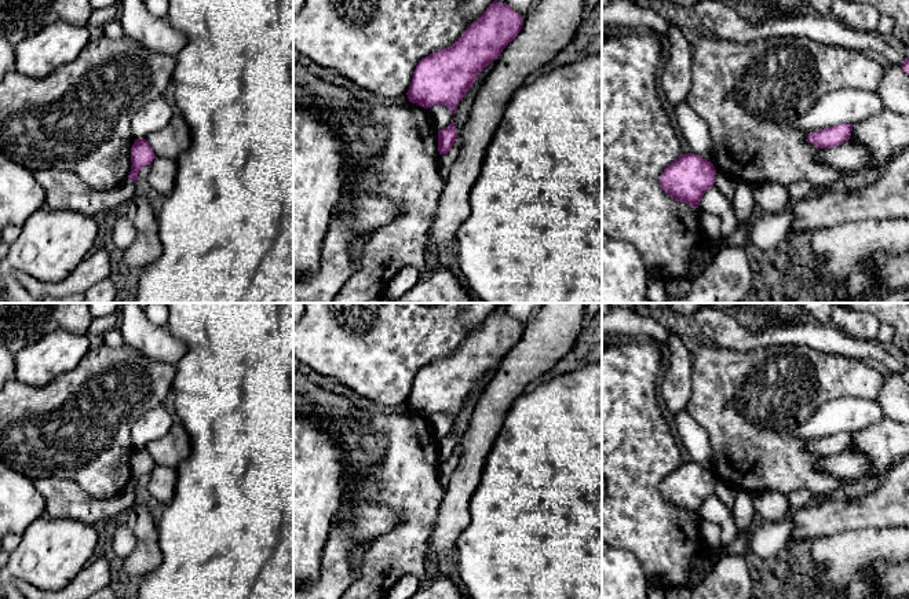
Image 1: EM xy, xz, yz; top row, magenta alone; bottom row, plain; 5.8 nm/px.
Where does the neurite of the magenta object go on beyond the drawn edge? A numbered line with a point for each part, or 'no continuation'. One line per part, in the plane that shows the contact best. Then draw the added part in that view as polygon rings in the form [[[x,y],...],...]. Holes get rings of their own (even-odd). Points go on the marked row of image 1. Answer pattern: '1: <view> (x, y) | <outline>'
no continuation

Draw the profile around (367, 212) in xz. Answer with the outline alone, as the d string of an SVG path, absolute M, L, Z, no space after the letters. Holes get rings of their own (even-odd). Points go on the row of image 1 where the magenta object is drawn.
M354 187L348 209L332 215L322 242L320 269L293 277L293 303L333 303L336 295L358 269L354 251L370 231L393 222L401 213L387 197Z

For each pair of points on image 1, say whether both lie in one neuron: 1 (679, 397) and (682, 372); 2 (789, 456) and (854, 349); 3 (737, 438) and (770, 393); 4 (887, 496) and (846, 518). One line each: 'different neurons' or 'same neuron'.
1: same neuron
2: different neurons
3: same neuron
4: same neuron

